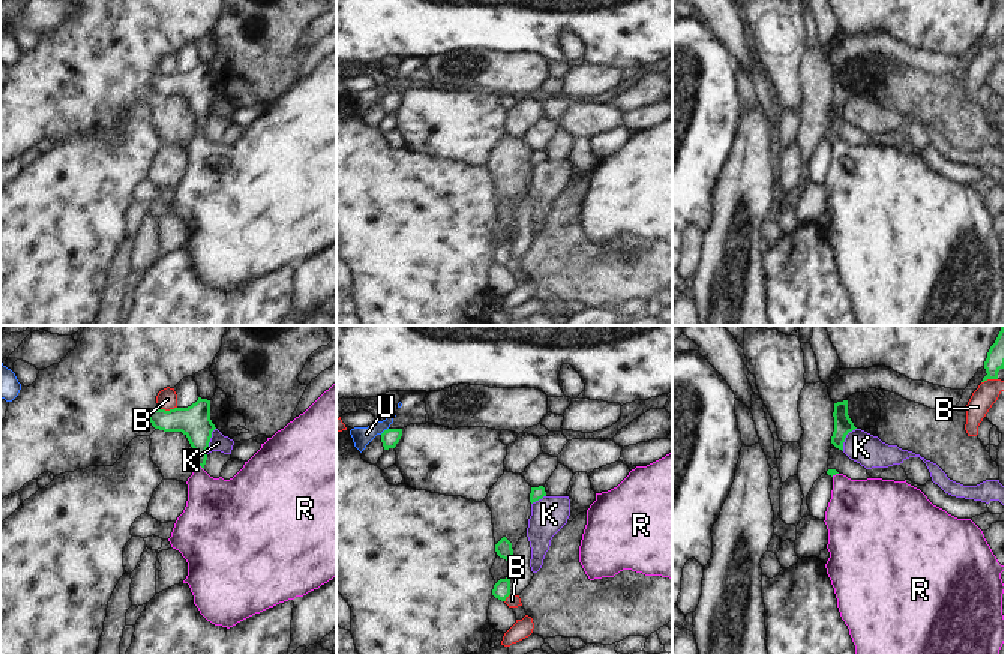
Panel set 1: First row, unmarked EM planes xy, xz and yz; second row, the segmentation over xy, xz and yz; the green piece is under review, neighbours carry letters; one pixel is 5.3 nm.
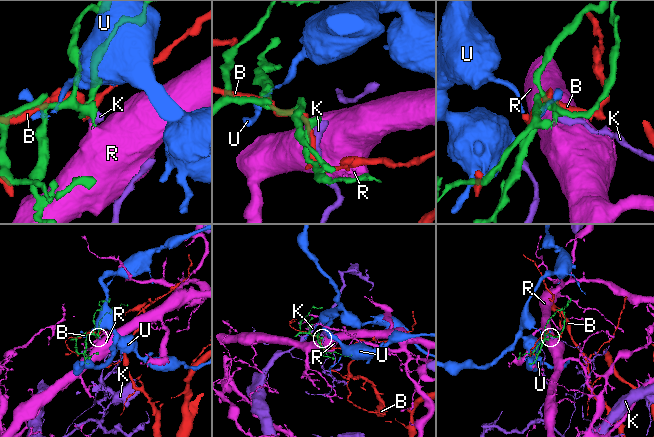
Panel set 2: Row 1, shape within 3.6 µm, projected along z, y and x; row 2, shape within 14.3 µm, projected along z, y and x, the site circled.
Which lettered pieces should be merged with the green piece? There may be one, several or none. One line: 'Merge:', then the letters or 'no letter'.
Merge: R

